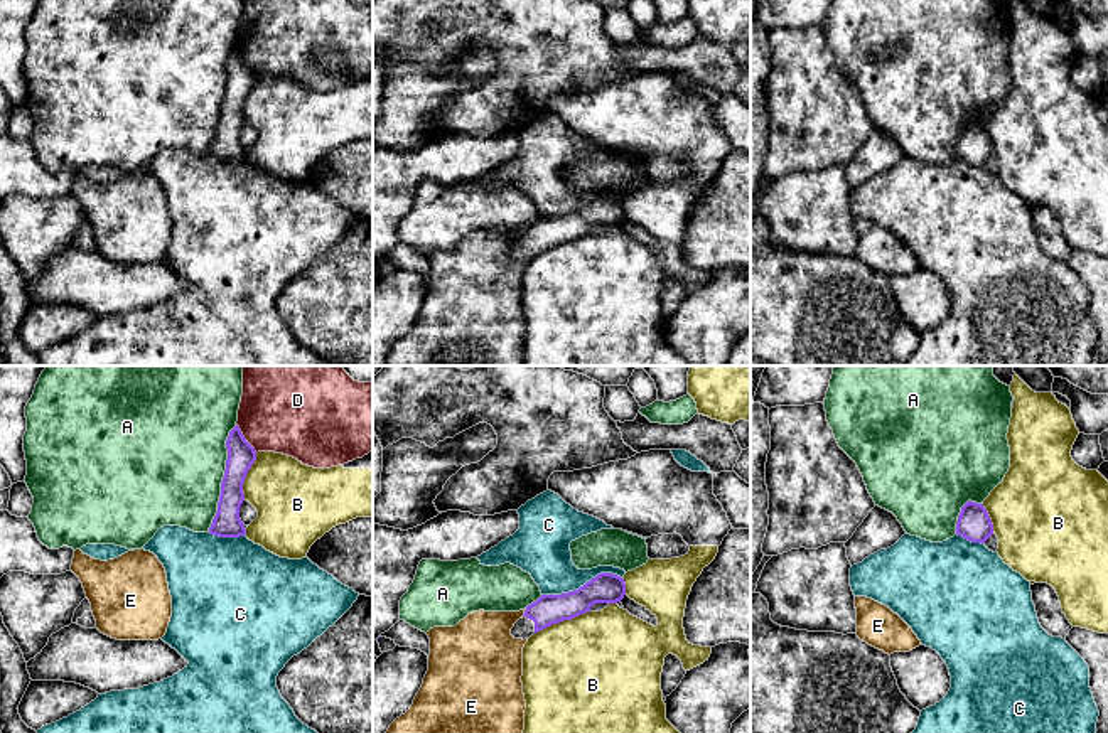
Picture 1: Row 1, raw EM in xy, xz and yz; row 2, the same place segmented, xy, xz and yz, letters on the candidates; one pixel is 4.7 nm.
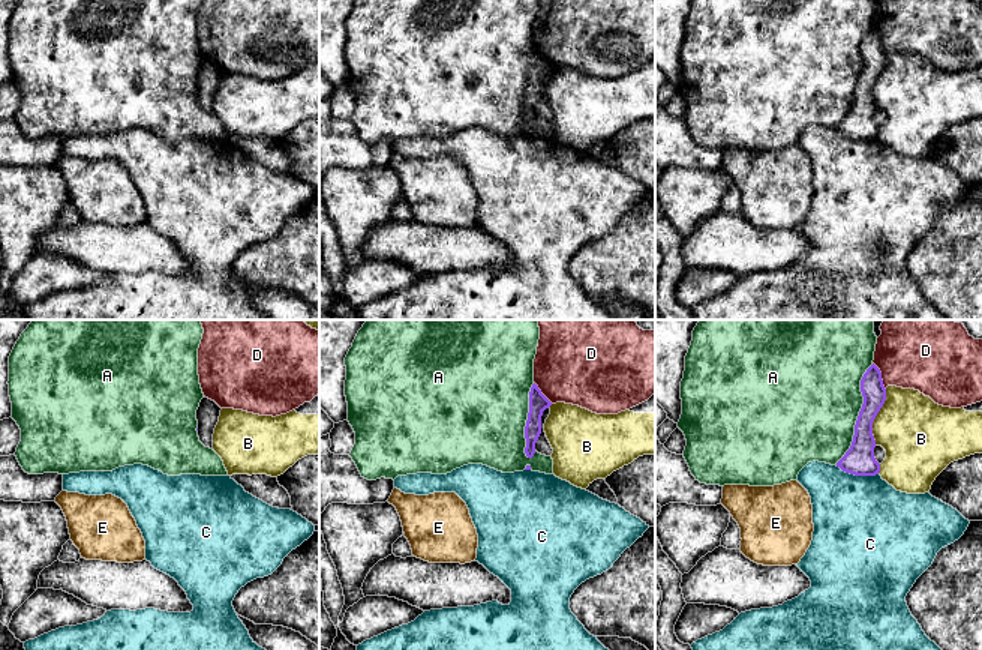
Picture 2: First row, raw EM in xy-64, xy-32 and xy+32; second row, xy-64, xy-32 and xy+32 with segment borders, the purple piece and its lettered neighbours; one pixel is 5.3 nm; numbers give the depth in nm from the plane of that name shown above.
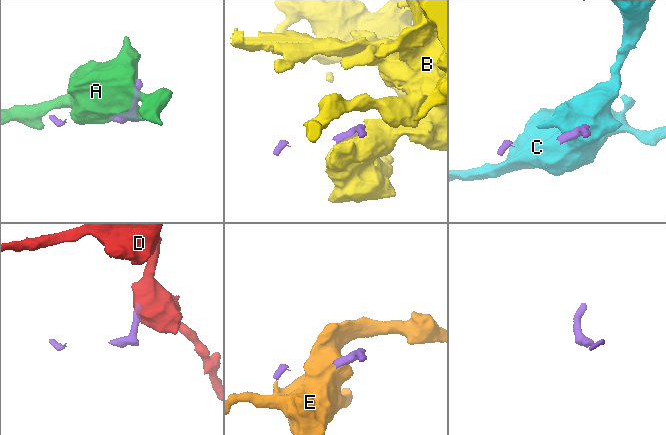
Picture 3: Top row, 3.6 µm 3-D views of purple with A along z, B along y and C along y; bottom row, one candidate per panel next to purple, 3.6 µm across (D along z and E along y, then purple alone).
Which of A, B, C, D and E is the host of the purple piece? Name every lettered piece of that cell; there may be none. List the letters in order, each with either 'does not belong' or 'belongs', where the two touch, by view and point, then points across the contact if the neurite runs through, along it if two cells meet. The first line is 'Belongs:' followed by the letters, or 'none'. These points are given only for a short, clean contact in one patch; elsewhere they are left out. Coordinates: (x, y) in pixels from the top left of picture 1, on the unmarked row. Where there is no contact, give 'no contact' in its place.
Belongs: none
A: does not belong; contact xy (223, 101)
B: does not belong; contact xz (562, 243)
C: does not belong; contact xz (584, 208); border xz (623, 199), (597, 196), (577, 211), (542, 218)
D: does not belong; contact xy (243, 61); border xy (236, 46), (243, 61), (257, 74)
E: does not belong; contact xz (525, 235); border xz (527, 231), (521, 238)

